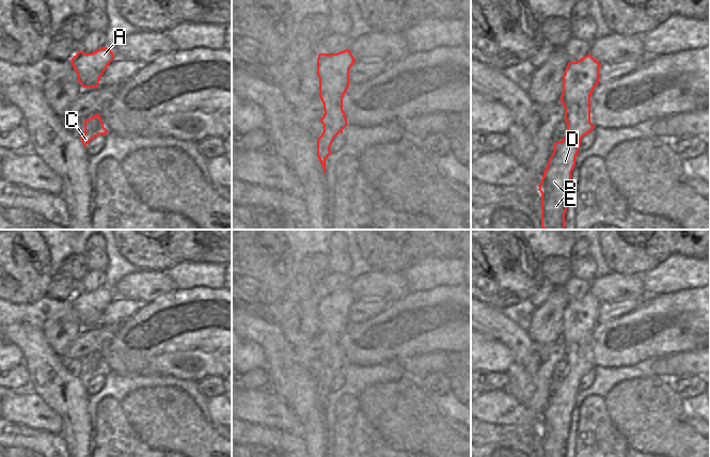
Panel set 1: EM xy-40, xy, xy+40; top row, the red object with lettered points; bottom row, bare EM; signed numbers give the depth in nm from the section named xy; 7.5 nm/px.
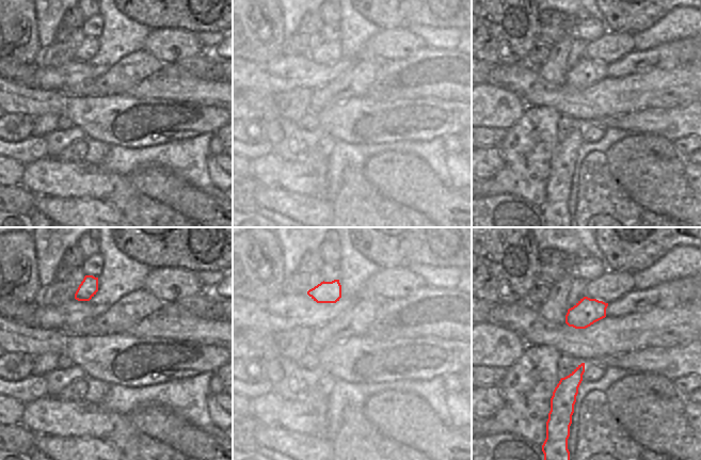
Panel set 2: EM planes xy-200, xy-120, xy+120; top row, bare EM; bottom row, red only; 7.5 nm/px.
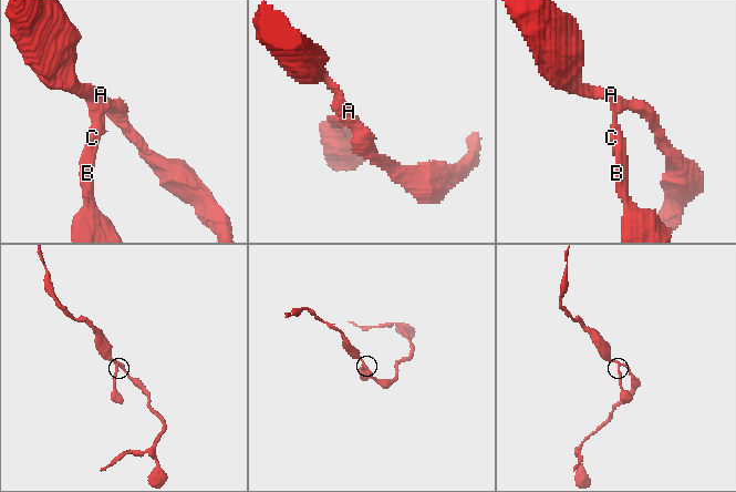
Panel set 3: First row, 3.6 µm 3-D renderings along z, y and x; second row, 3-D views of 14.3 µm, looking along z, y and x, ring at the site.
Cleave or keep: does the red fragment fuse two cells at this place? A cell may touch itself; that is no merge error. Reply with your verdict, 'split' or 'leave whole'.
leave whole

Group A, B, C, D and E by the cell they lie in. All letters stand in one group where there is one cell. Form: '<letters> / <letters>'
A B C D E

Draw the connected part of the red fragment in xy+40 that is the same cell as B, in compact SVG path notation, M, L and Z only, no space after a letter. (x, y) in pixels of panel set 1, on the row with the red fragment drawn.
M589 53L577 62L569 62L563 76L561 103L565 108L567 133L562 141L554 143L554 151L538 186L541 193L541 228L565 230L565 212L571 183L571 172L580 151L582 138L596 128L590 123L590 95L599 83L600 63Z

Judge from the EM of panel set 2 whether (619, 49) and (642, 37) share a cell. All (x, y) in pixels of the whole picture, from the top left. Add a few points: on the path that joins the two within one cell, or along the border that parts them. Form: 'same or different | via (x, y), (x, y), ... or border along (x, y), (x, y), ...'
different | border along (633, 34), (634, 50)

